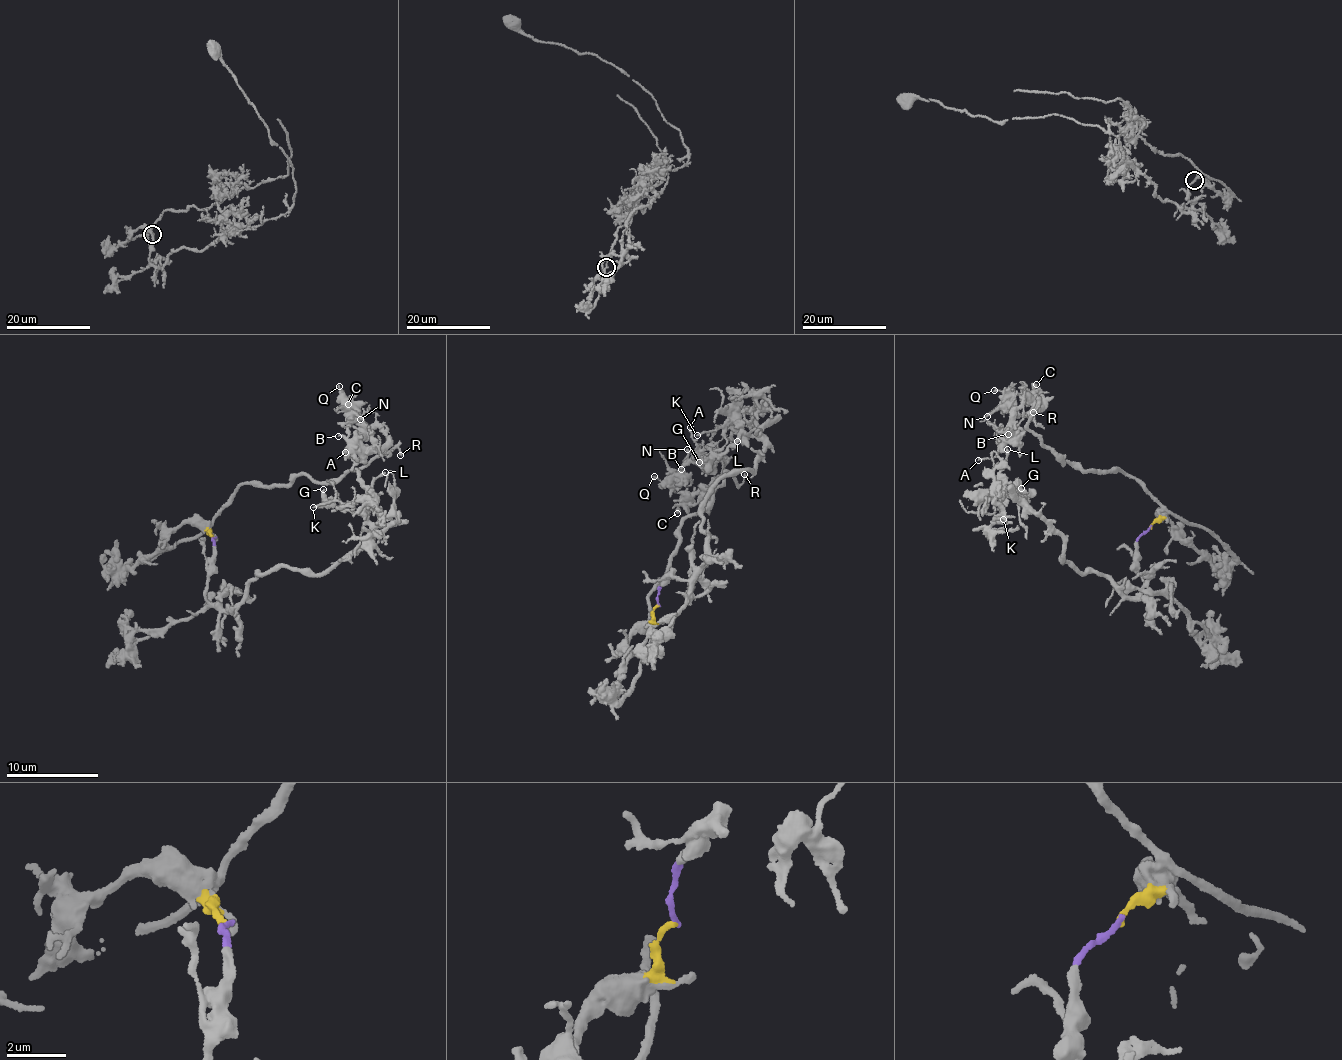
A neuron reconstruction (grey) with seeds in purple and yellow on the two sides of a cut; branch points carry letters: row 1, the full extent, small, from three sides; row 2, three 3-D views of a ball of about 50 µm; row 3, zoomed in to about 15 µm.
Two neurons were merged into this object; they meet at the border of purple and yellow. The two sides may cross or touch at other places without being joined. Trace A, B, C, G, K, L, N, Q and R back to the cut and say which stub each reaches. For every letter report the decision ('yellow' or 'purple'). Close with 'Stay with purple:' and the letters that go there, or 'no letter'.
A: yellow
B: yellow
C: yellow
G: purple
K: purple
L: purple
N: yellow
Q: yellow
R: yellow
Stay with purple: G, K, L

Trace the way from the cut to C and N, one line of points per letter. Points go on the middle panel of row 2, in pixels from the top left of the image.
C: (657, 604), (649, 624), (652, 586), (665, 574), (681, 522), (721, 483), (724, 463), (677, 513)
N: (657, 604), (649, 624), (652, 586), (681, 522), (721, 483), (721, 461), (706, 488), (693, 487), (686, 448)

